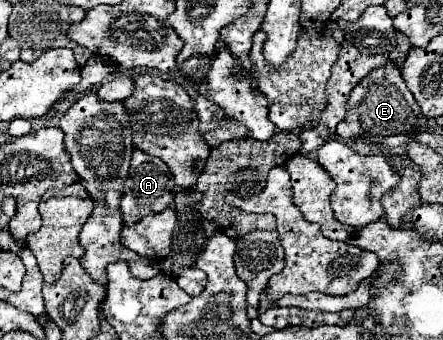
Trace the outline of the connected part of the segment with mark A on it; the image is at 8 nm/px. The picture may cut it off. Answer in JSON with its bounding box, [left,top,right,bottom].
[122,149,178,225]

